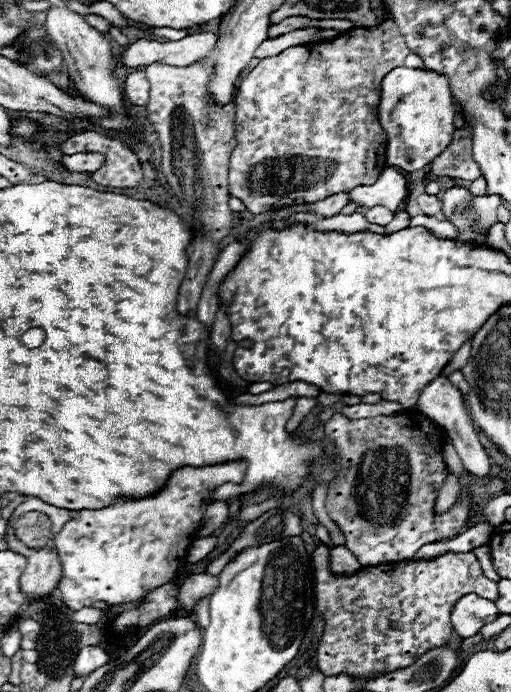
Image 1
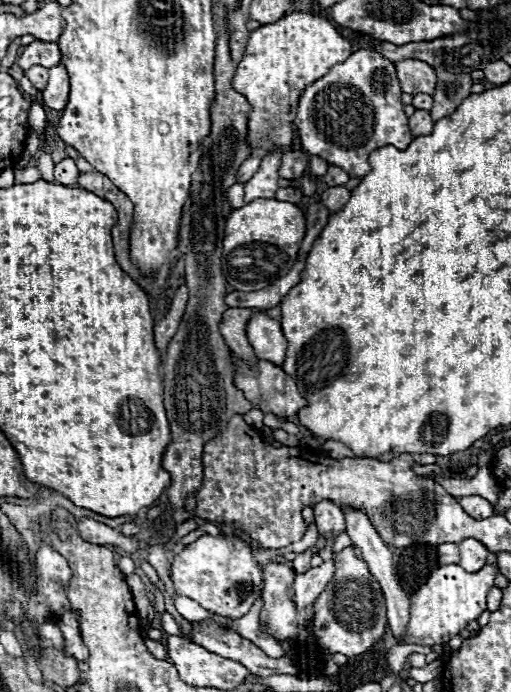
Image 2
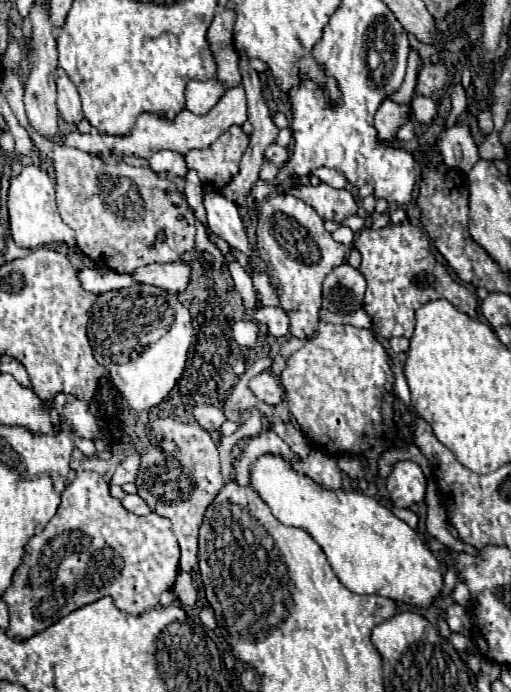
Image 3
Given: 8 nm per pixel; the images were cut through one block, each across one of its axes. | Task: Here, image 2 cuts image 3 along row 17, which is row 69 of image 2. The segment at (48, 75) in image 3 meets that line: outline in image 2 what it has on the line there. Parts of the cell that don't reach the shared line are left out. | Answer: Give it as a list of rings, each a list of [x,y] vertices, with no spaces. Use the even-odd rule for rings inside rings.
[[[32,66],[30,70],[26,70],[26,76],[28,76],[28,80],[32,82],[34,88],[44,90],[44,88],[46,88],[46,82],[48,82],[48,68]]]

